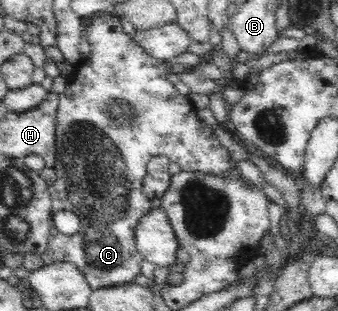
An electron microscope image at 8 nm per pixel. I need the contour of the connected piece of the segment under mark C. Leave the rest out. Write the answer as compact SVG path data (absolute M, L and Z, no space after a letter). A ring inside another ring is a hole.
M106 16L106 17L94 17L88 29L86 29L86 41L90 44L90 56L83 59L82 63L67 69L69 75L69 84L63 93L59 93L59 106L56 114L56 152L57 161L54 165L57 178L54 183L50 183L49 192L51 193L52 213L57 211L71 211L75 213L81 221L80 229L74 236L59 235L57 229L52 225L49 231L49 241L47 243L47 249L42 253L41 260L44 265L50 265L52 262L70 262L73 263L83 274L88 282L88 285L92 290L100 288L111 288L115 285L129 284L135 281L136 276L139 276L140 263L142 263L143 255L139 252L137 244L135 243L135 229L138 225L141 217L152 211L152 203L149 197L143 190L143 179L146 175L146 165L150 162L150 159L155 156L168 157L170 162L178 163L181 167L181 171L199 171L200 173L211 173L212 175L225 175L225 177L239 177L247 187L252 187L246 177L240 174L238 170L238 163L232 161L230 151L218 141L218 137L214 134L212 128L206 125L198 116L196 116L196 108L192 106L187 95L179 93L176 90L175 85L170 83L166 78L167 69L162 60L148 56L148 53L144 52L144 49L140 45L133 41L133 38L129 34L124 33L121 19L118 16ZM113 102L126 102L134 108L134 117L132 119L122 119L122 121L115 121L111 119L108 111L108 103Z

